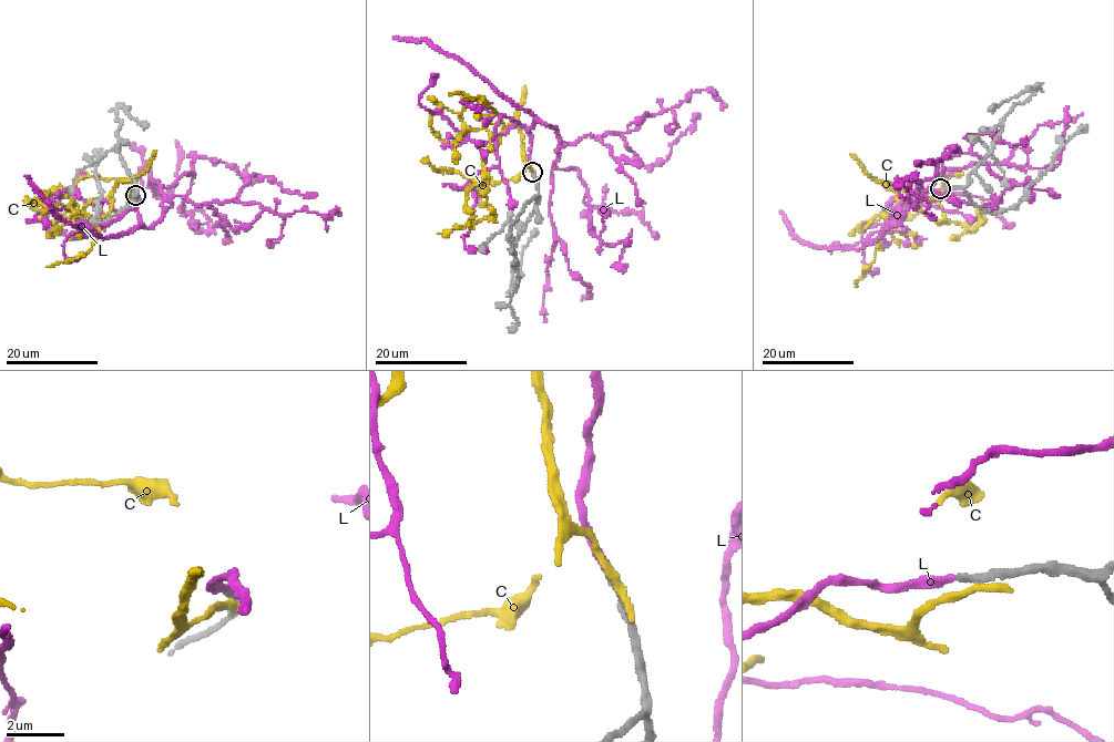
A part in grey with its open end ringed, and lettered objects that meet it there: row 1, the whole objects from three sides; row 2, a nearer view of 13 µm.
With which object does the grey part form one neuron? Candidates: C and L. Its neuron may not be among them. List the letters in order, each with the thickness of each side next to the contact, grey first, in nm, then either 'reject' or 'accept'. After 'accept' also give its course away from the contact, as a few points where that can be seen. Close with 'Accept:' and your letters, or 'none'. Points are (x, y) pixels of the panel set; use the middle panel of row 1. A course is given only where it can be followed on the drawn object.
C: 340/360 nm | reject
L: 260/260 nm | accept | via (532, 172), (528, 131), (538, 122), (553, 126), (559, 137), (549, 216), (568, 269), (591, 287), (580, 300)
Accept: L

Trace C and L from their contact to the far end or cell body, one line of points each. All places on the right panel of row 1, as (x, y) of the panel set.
C: (944, 189), (928, 196), (885, 184), (940, 223), (973, 229), (984, 219), (978, 208), (974, 229), (951, 239)
L: (940, 188), (919, 189), (906, 197), (896, 223), (947, 168), (972, 163), (1055, 165), (1069, 105)

